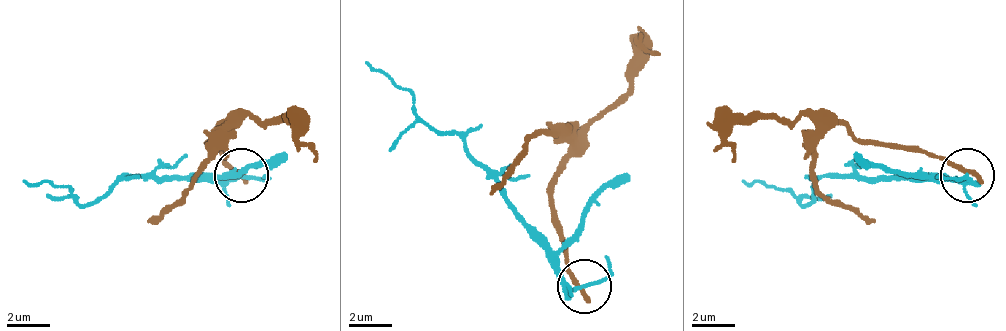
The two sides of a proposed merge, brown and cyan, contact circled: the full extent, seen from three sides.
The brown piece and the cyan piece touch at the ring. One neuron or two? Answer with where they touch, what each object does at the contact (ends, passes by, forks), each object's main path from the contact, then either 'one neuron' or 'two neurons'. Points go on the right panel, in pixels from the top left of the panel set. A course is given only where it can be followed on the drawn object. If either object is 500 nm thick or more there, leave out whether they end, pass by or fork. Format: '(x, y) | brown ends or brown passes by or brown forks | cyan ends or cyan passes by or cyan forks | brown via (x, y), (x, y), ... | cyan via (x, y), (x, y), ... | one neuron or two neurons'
(967, 175) | brown ends | cyan forks | brown via (968, 174), (946, 158), (881, 142), (860, 142), (838, 125), (806, 115), (741, 120), (730, 131), (736, 163) | cyan via (968, 174), (962, 179), (827, 174), (800, 206), (773, 185), (741, 179) | two neurons

